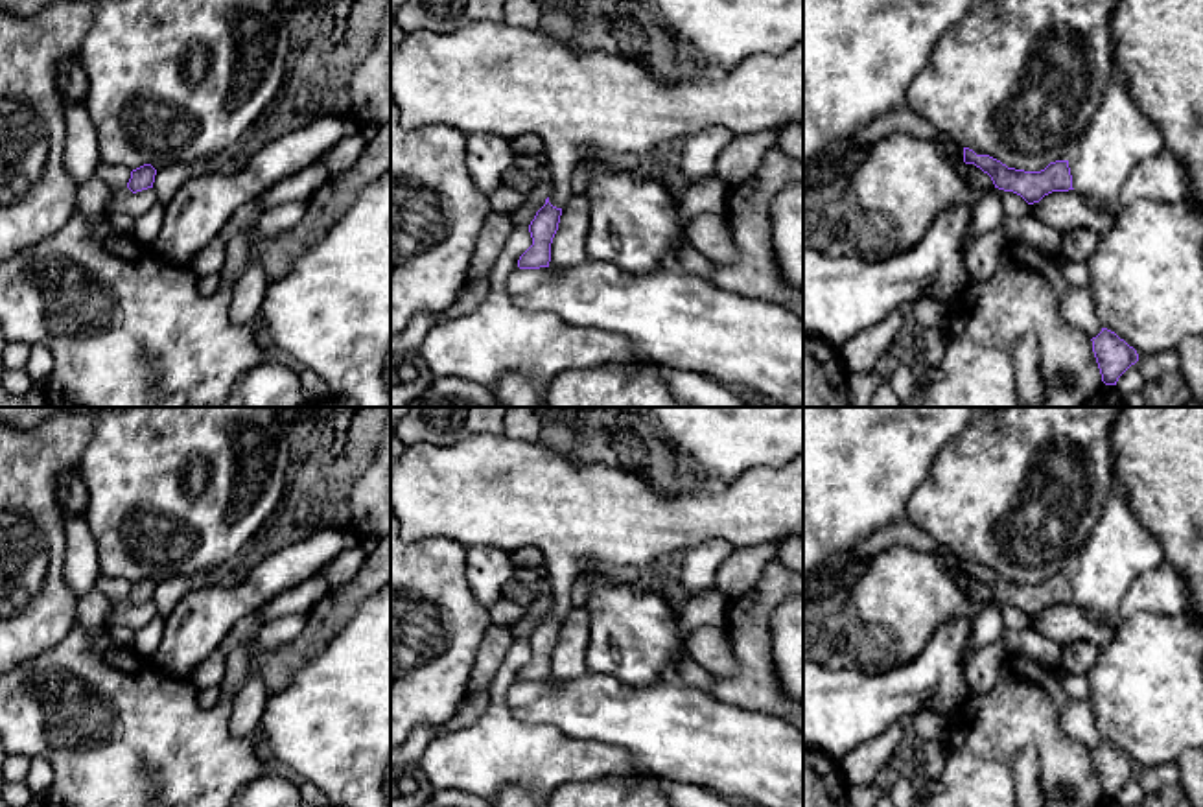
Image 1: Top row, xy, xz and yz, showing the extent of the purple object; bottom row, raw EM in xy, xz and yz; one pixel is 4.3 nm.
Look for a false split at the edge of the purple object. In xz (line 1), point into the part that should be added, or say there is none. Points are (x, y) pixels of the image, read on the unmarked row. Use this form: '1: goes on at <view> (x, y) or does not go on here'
1: does not go on here

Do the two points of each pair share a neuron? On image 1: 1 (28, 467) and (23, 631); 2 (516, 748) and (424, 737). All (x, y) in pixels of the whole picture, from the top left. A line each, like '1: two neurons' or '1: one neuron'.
1: one neuron
2: two neurons

